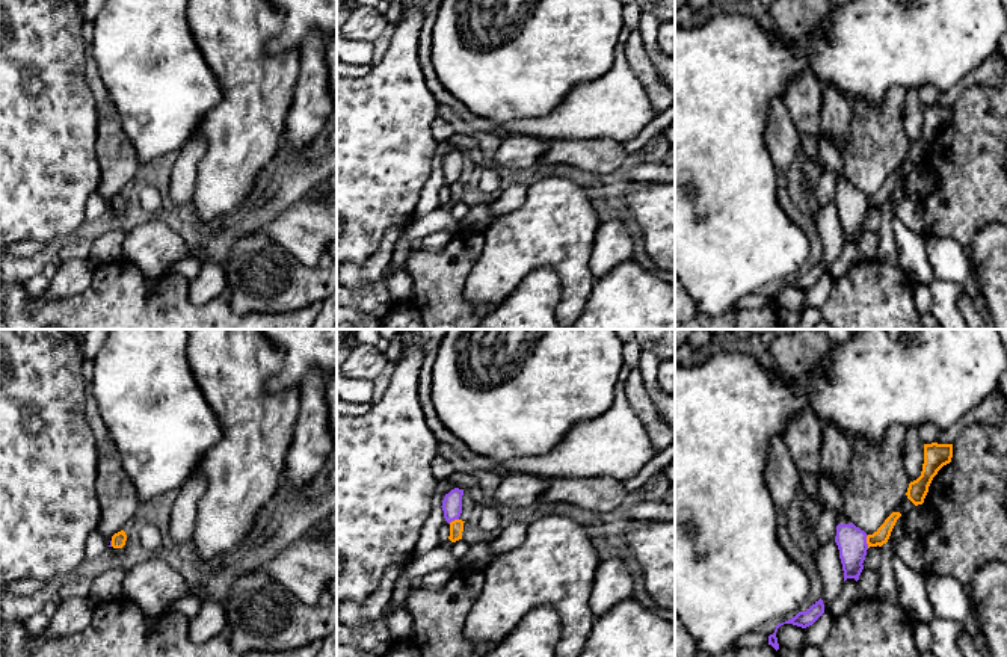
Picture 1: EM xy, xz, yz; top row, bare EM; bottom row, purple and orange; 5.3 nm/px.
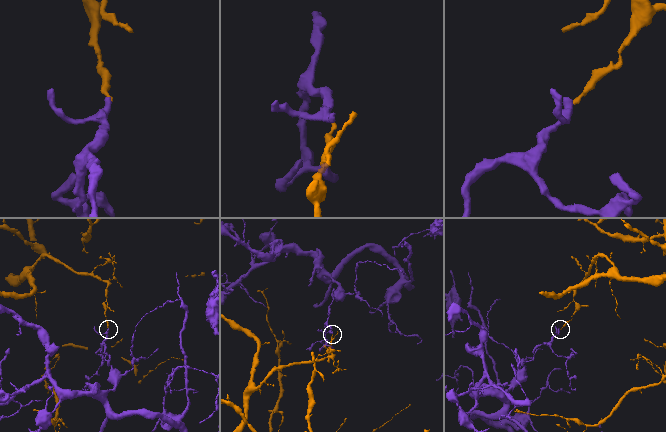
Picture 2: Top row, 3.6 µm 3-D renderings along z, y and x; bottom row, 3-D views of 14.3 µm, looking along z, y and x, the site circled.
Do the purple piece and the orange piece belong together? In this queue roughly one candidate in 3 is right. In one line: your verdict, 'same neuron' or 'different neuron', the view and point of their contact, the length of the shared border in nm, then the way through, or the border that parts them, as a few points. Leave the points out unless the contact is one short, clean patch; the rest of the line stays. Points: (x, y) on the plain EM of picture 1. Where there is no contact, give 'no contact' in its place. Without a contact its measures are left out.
different neuron | yz (865, 203) | 70 nm | along yz (868, 197), (867, 209)

